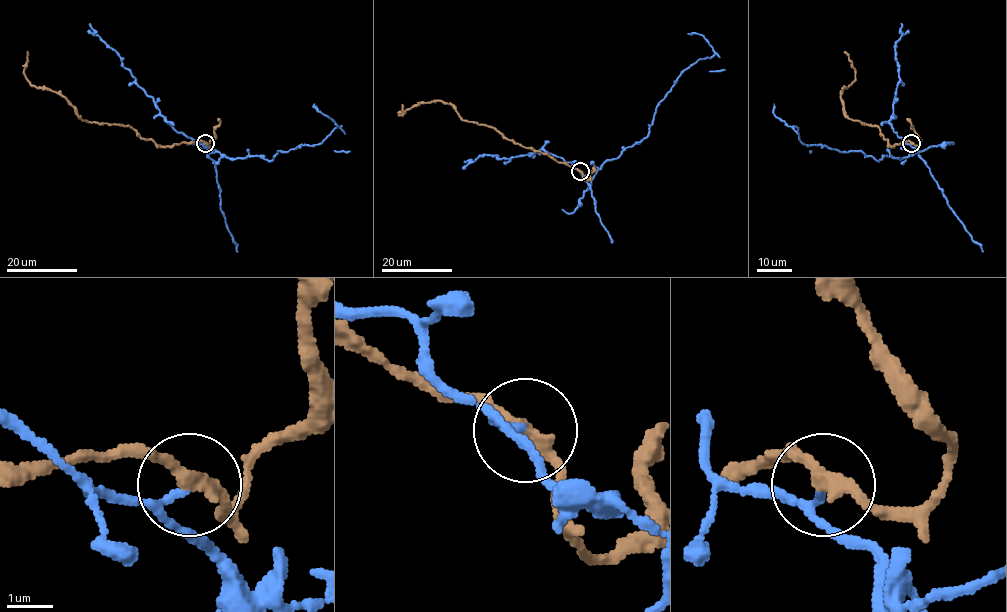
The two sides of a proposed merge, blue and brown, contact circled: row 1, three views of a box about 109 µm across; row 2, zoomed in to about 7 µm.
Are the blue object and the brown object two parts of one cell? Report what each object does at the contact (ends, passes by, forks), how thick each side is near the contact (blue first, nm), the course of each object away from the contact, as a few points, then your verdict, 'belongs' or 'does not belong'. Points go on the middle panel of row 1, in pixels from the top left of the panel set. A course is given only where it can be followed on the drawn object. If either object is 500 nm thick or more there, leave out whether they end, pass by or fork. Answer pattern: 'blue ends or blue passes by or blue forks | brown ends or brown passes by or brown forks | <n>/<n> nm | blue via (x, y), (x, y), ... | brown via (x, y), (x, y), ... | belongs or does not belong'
blue passes by | brown passes by | 130/280 nm | blue via (580, 171), (591, 179), (606, 161), (646, 137), (657, 104), (677, 78), (715, 53), (702, 35), (689, 34) | brown via (580, 171), (508, 140), (491, 127), (463, 121), (451, 104), (437, 100), (420, 103), (399, 114), (403, 105) | does not belong

